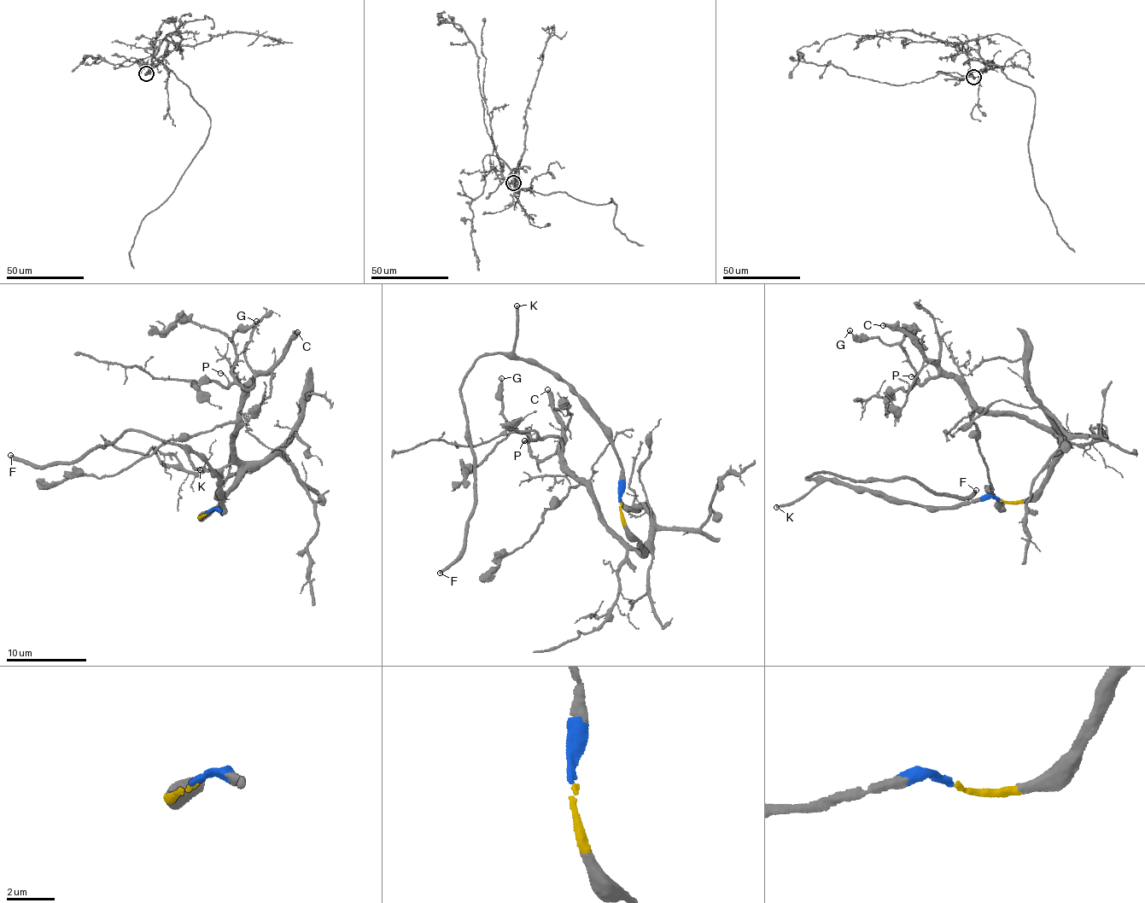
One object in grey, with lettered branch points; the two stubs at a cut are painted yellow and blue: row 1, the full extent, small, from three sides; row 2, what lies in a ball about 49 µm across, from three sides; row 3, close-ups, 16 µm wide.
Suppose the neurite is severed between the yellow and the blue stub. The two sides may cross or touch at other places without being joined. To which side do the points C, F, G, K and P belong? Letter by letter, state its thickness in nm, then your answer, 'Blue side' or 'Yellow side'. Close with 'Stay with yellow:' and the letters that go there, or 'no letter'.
C: Thickness 360 nm. Yellow side
F: Thickness 320 nm. Blue side
G: Thickness 120 nm. Yellow side
K: Thickness 260 nm. Blue side
P: Thickness 90 nm. Yellow side
Stay with yellow: C, G, P

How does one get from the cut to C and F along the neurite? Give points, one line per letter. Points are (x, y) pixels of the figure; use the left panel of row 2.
C: (207, 513), (200, 517), (239, 480), (233, 435), (238, 434), (247, 389), (279, 363), (298, 333)
F: (207, 513), (219, 507), (223, 512), (225, 505), (204, 458), (137, 430), (73, 461), (37, 468), (10, 455)

